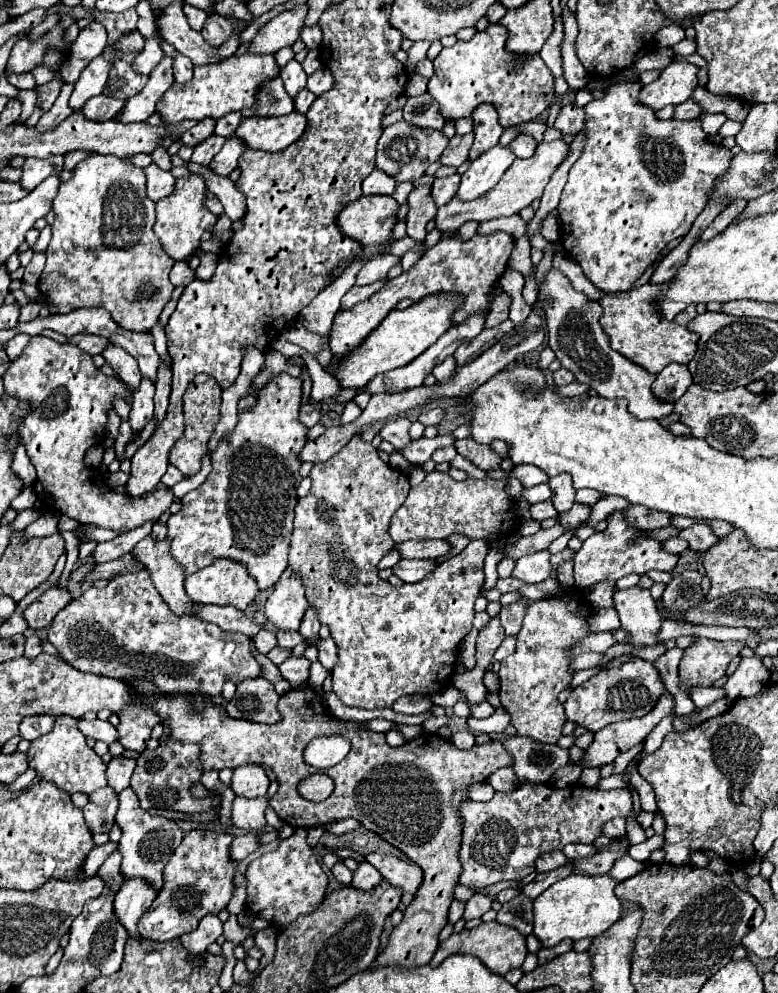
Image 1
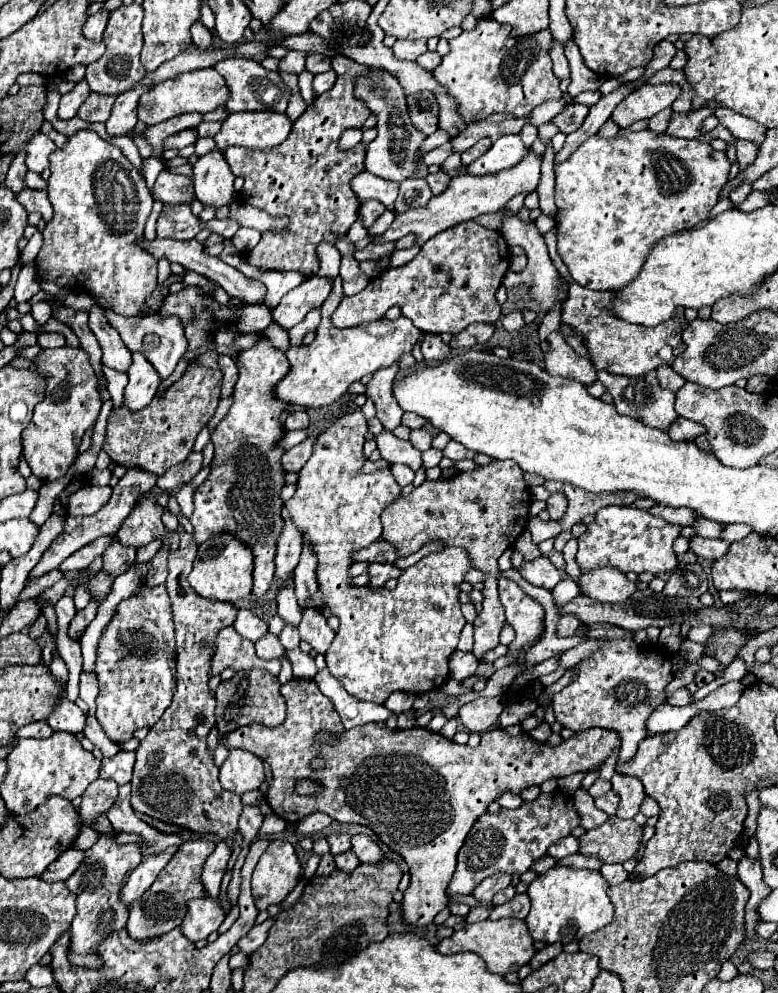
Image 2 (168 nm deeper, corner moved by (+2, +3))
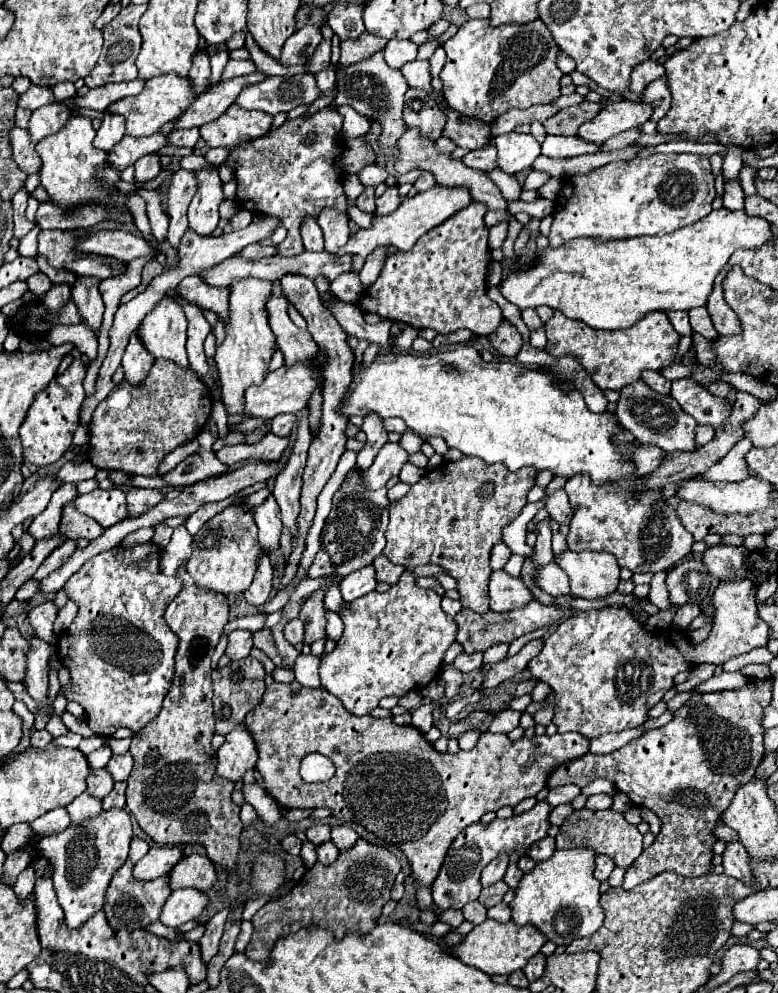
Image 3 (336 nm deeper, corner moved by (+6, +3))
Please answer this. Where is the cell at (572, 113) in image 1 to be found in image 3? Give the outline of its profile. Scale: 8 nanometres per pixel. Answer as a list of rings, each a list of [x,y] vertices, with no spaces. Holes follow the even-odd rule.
[[[580,102],[576,106],[570,106],[570,108],[556,112],[552,118],[548,118],[544,122],[544,128],[546,128],[548,134],[576,134],[576,130],[584,122],[594,118],[598,112],[600,112],[598,104]]]

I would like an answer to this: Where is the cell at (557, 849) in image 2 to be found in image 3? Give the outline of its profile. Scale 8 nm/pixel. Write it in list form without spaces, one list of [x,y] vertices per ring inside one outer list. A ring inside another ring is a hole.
[[[548,836],[548,838],[542,838],[542,842],[536,842],[530,848],[528,856],[534,858],[534,860],[538,860],[538,862],[542,862],[542,860],[548,860],[554,852],[556,852],[556,840],[552,836]]]

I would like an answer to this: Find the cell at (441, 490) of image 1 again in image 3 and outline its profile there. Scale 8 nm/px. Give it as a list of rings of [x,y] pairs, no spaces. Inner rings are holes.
[[[470,456],[458,462],[444,462],[422,476],[404,498],[390,502],[388,544],[384,554],[390,562],[404,568],[440,564],[458,580],[460,602],[466,608],[478,614],[490,612],[490,550],[502,542],[504,526],[508,526],[528,502],[526,494],[534,486],[534,478],[536,470],[522,468],[510,474],[502,464],[486,464]]]

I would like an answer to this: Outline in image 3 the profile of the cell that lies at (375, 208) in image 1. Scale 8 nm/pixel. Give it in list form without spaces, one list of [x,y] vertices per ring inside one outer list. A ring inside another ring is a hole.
[[[368,188],[366,194],[362,194],[362,198],[358,198],[358,208],[362,212],[374,214],[374,188]]]

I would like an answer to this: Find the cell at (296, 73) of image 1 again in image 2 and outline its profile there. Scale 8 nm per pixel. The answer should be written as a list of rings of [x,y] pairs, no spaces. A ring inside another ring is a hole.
[[[288,52],[282,60],[280,60],[280,70],[284,72],[292,72],[292,74],[300,74],[304,70],[304,52]]]

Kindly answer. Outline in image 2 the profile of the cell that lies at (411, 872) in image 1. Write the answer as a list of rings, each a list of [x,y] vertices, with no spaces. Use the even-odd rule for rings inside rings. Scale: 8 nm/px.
[[[352,836],[352,852],[358,856],[360,862],[378,862],[380,858],[384,858],[382,850],[378,848],[378,844],[366,836]]]

